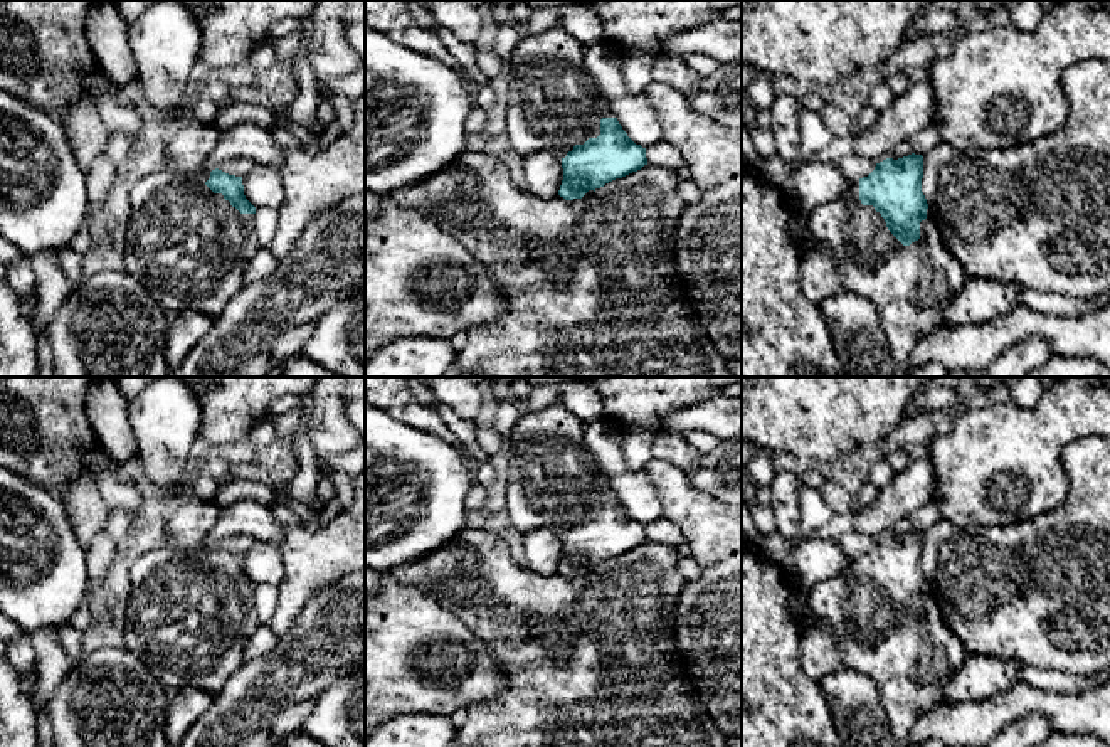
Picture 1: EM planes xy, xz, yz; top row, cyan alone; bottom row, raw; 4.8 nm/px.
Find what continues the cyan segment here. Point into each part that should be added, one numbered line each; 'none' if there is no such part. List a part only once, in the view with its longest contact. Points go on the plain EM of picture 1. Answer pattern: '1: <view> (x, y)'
1: yz (912, 663)

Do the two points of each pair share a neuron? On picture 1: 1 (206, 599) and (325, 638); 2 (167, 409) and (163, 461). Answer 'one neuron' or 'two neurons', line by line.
1: two neurons
2: one neuron

